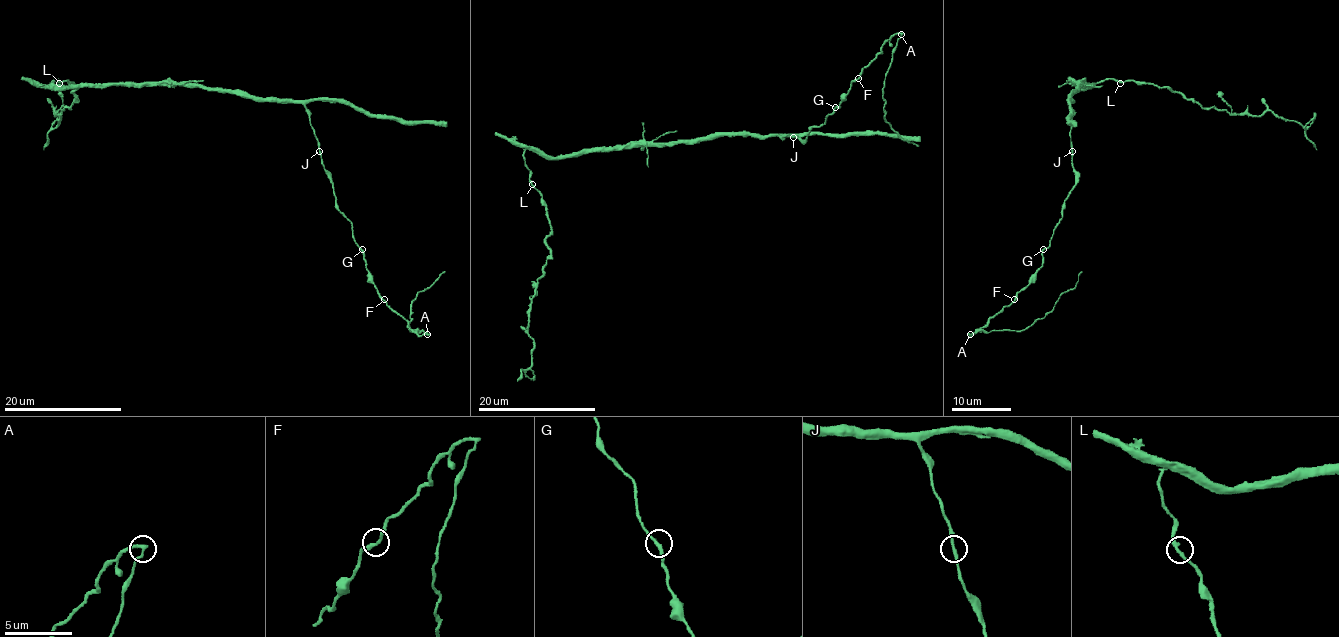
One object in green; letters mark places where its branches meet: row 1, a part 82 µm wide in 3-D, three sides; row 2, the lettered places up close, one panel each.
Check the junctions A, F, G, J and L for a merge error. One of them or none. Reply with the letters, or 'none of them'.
A

